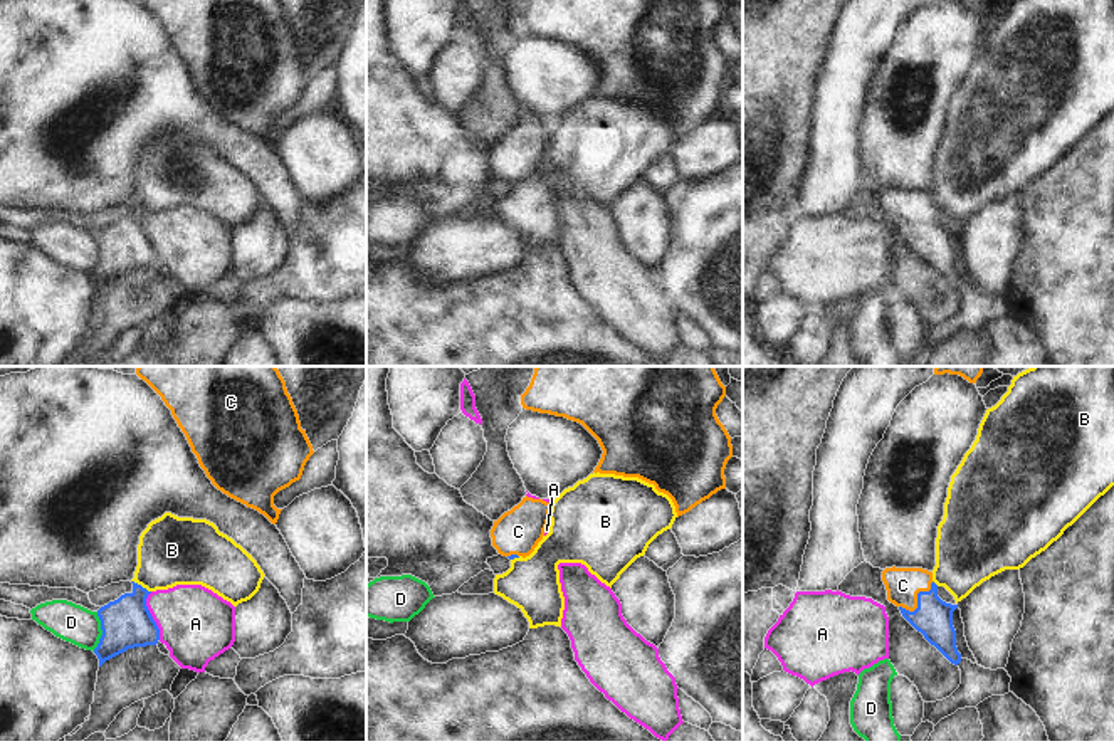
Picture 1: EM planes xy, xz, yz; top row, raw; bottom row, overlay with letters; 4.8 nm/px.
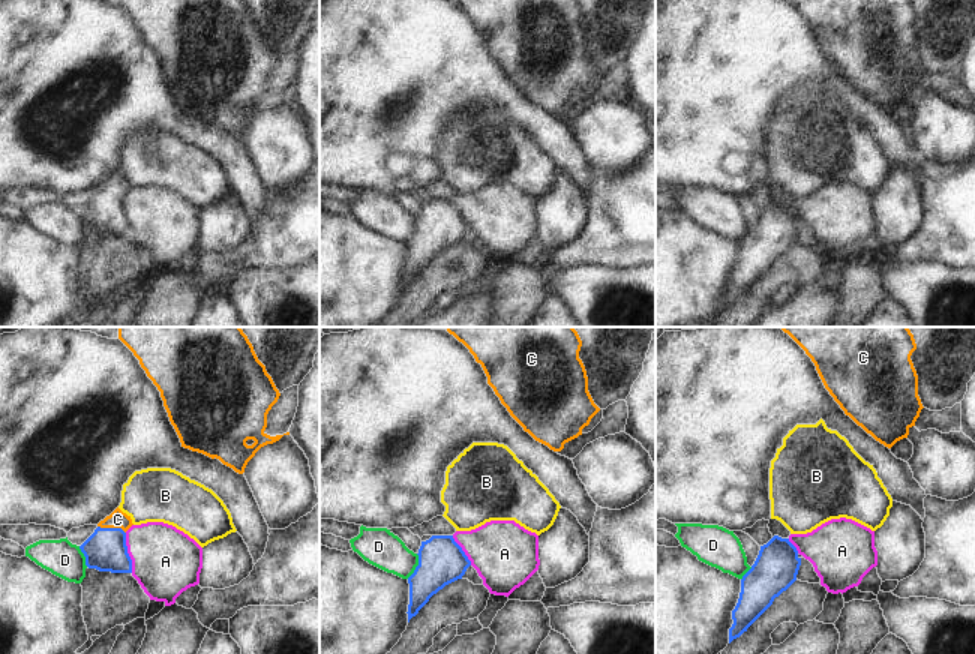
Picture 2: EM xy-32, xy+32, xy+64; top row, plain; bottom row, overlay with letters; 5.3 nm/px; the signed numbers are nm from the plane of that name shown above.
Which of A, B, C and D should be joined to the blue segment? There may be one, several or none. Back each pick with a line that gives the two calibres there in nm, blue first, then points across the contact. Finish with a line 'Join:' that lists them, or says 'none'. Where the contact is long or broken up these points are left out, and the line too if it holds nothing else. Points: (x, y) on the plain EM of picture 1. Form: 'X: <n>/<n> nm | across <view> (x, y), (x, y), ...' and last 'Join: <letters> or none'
C: 190/160 nm | across yz (933, 241), (918, 224), (903, 209)
Join: C

